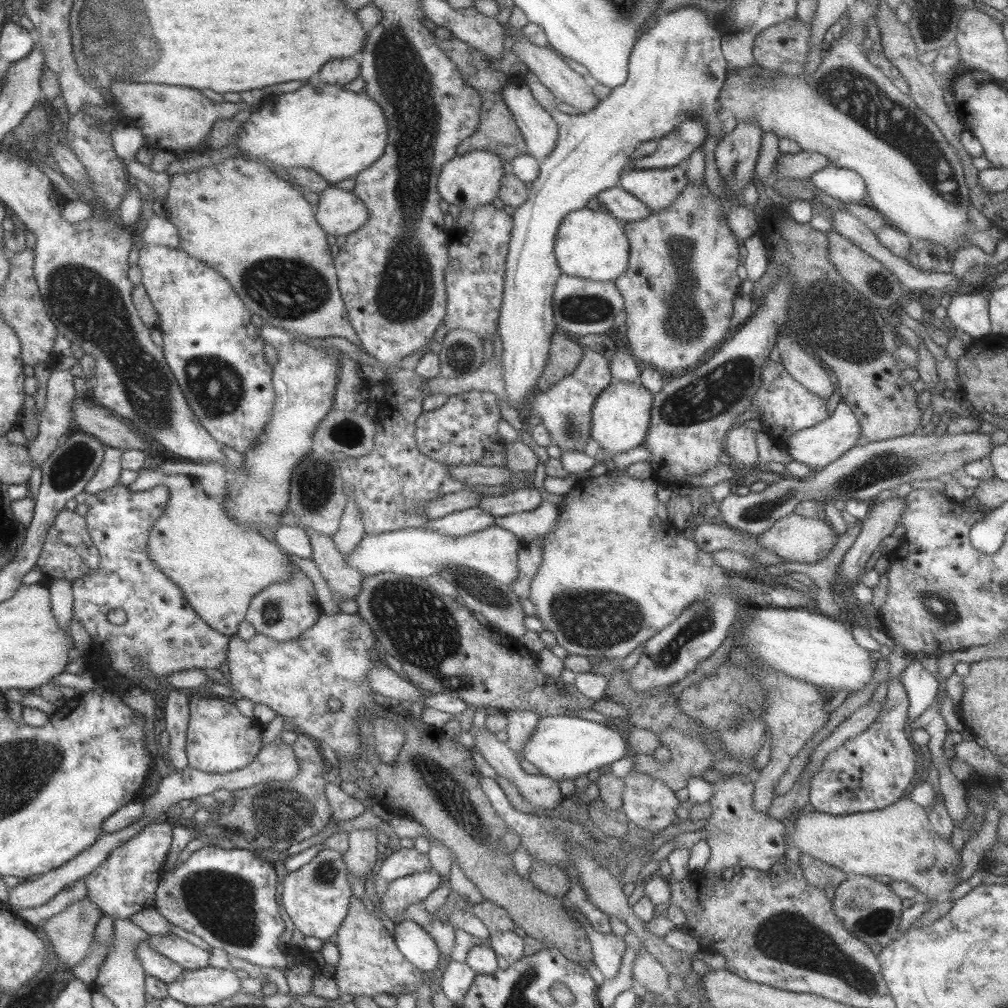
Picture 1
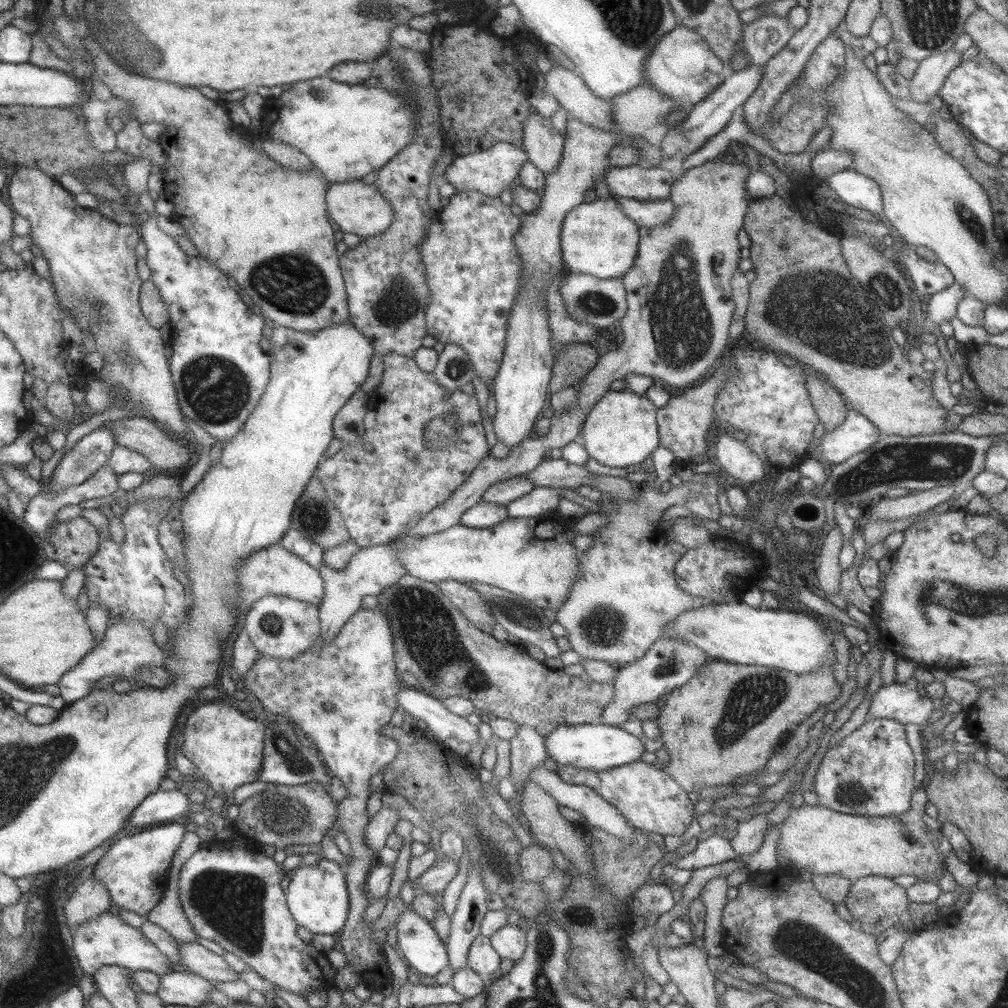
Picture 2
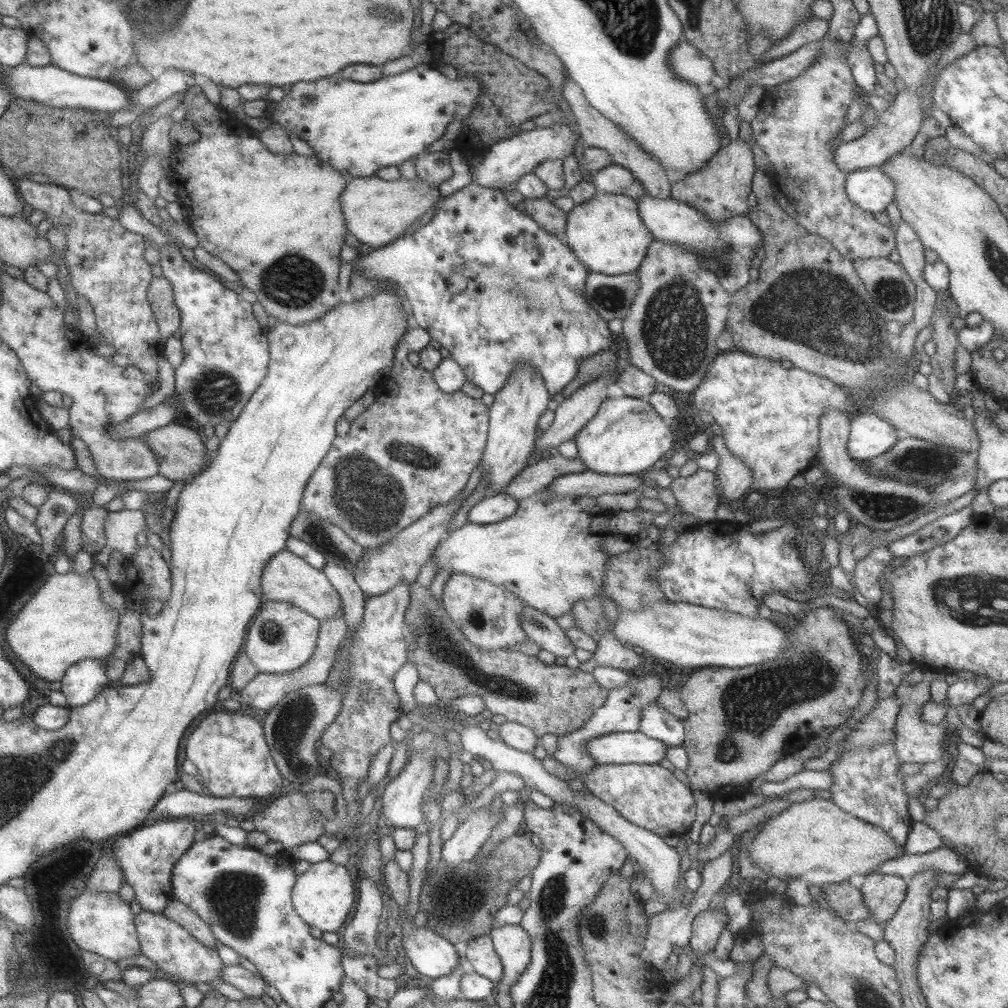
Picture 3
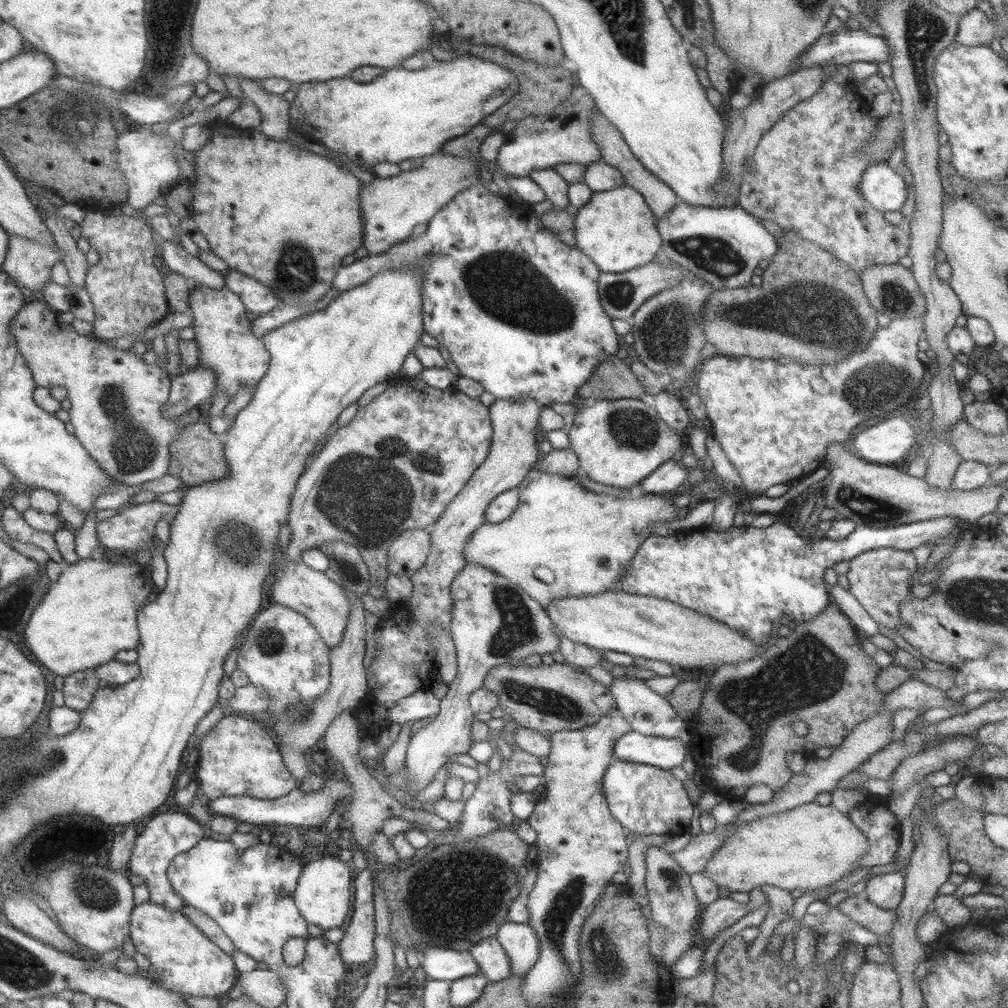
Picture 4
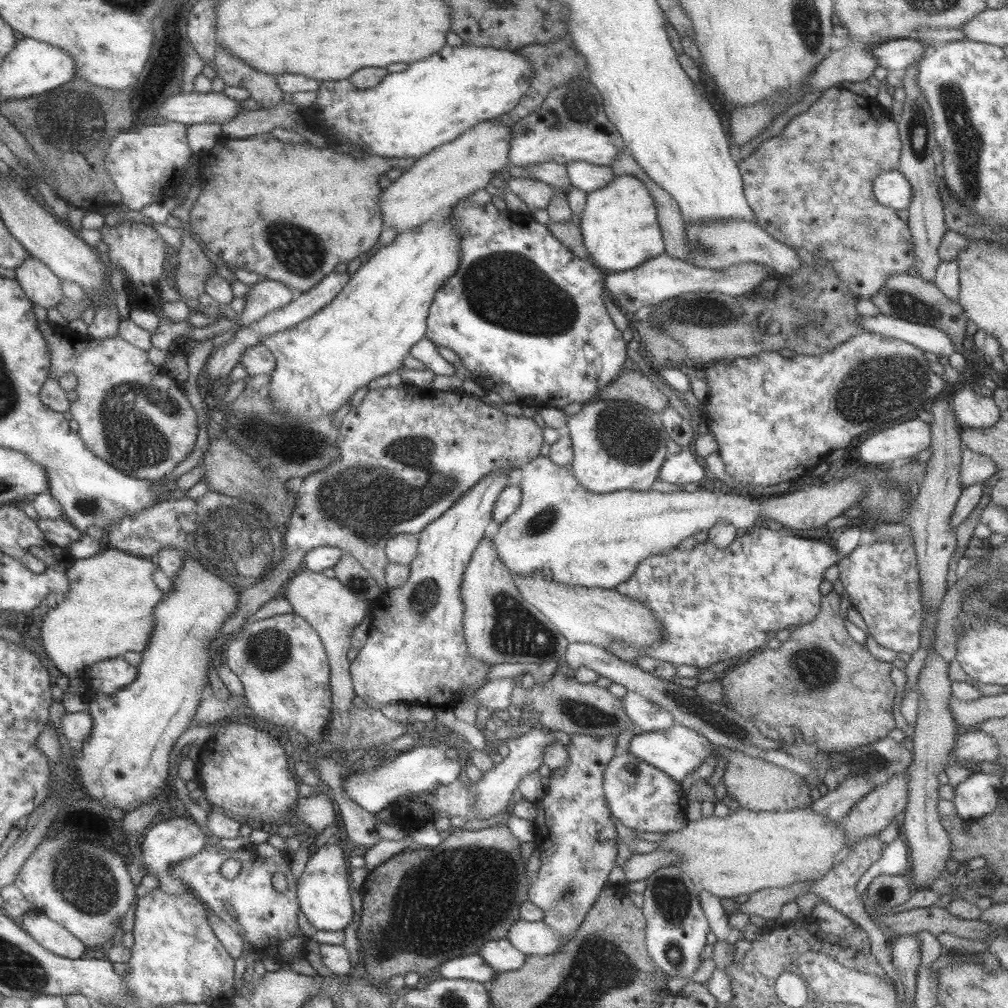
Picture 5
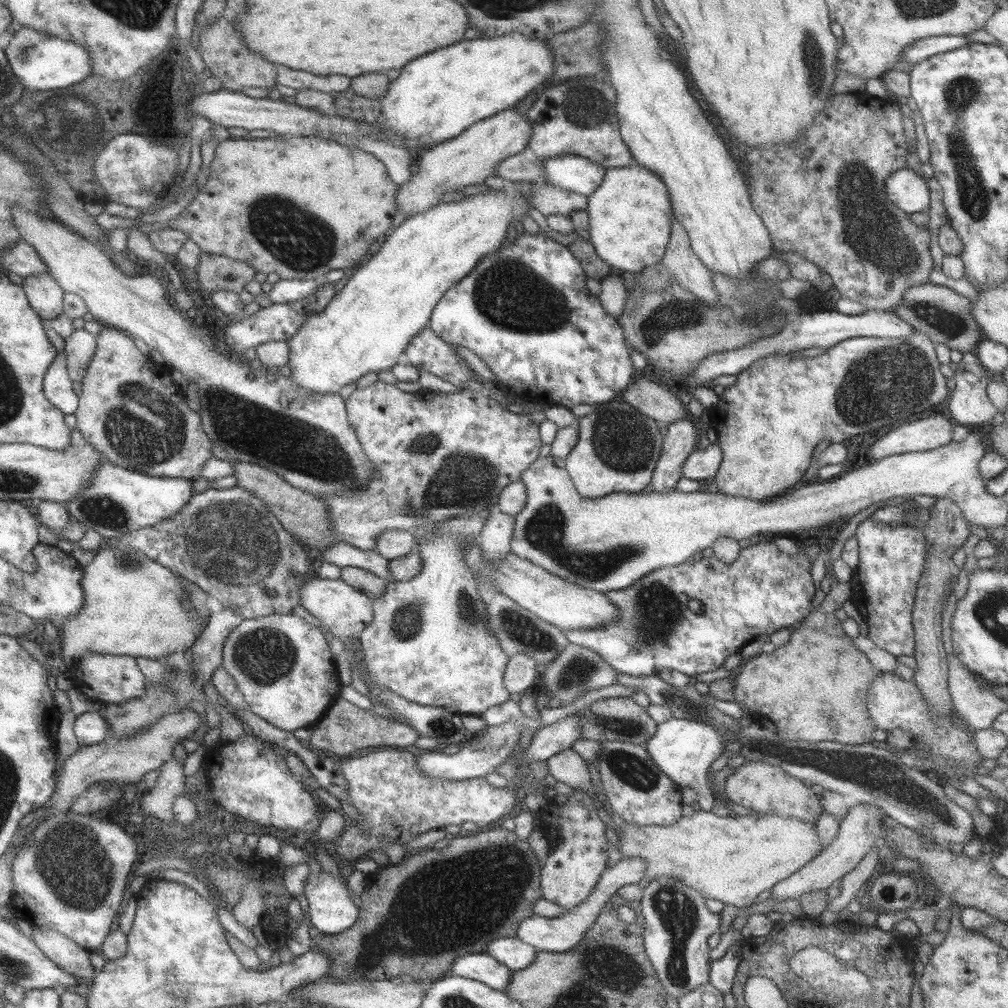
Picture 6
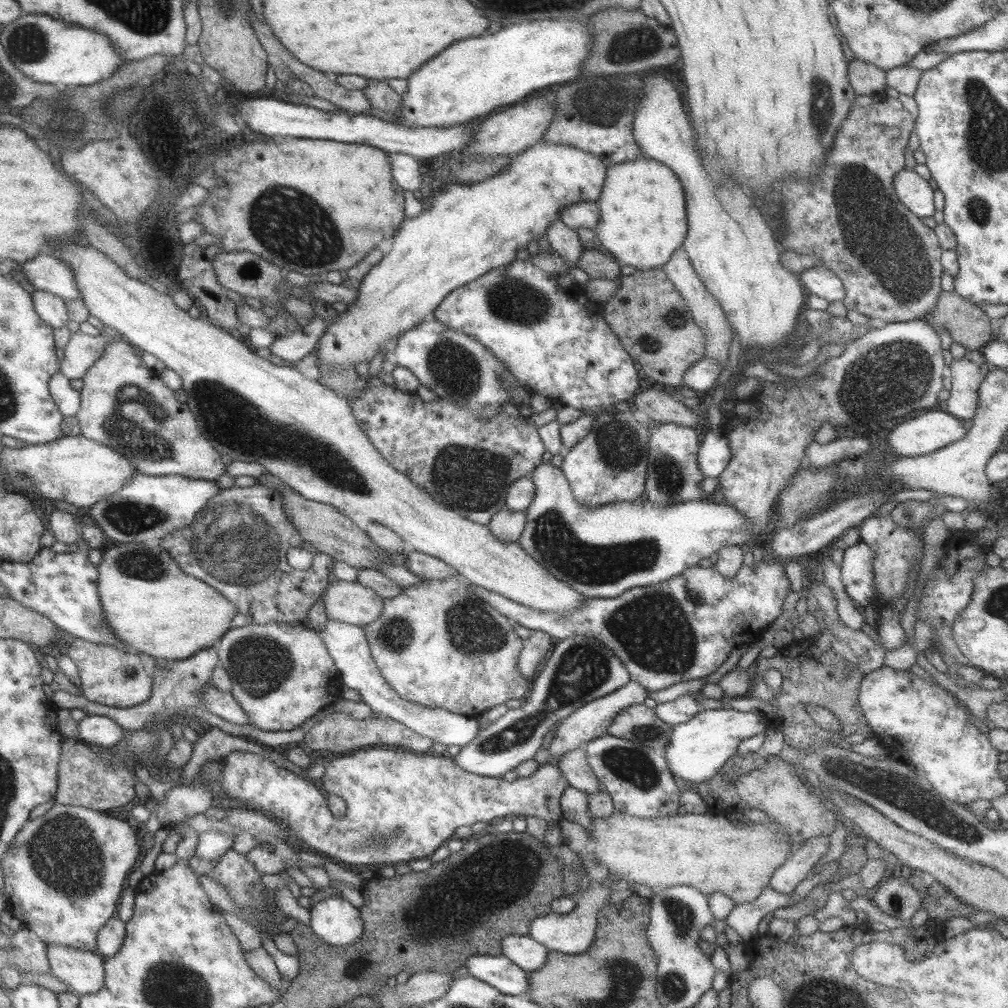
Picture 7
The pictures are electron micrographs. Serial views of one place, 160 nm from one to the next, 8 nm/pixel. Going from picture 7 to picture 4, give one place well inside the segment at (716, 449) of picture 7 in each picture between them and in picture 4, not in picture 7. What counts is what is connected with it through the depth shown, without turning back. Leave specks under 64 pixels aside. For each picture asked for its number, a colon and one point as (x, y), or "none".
4: (665, 479)
5: (680, 468)
6: (699, 464)

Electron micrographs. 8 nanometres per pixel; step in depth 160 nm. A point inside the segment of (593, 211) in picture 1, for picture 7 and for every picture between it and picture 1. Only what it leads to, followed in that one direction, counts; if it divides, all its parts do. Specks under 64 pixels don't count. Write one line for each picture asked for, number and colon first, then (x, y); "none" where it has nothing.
2: (596, 238)
3: (605, 233)
4: (615, 228)
5: (619, 229)
6: (629, 214)
7: (641, 209)

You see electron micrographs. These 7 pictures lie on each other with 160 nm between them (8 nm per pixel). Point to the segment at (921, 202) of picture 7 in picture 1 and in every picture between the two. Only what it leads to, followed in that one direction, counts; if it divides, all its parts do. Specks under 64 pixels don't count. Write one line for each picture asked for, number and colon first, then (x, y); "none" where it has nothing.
1: (842, 184)
2: (854, 189)
3: (868, 188)
4: (883, 188)
5: (890, 189)
6: (908, 191)

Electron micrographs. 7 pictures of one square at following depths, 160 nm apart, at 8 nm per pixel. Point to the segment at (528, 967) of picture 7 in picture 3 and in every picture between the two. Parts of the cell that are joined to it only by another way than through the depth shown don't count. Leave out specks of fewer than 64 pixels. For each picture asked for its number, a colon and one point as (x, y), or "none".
3: (479, 951)
4: (492, 963)
5: (500, 955)
6: (509, 951)

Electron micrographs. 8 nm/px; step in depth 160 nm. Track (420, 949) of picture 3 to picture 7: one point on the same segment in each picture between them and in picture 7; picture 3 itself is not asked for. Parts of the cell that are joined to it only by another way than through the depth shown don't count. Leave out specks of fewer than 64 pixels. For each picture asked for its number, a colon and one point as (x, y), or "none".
4: (444, 964)
5: (472, 967)
6: (481, 967)
7: (499, 972)

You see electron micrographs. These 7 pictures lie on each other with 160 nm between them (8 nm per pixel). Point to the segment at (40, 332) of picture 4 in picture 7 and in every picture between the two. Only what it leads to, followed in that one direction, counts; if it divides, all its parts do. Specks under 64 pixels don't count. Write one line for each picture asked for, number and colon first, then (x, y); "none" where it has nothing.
5: (131, 414)
6: (131, 412)
7: (124, 405)

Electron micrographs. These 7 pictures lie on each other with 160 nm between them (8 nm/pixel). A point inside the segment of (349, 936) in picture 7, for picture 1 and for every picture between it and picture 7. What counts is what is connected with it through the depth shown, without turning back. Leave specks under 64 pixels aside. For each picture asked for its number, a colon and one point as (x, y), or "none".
1: (315, 897)
2: (317, 899)
3: (322, 896)
4: (322, 893)
5: (322, 891)
6: (331, 911)

